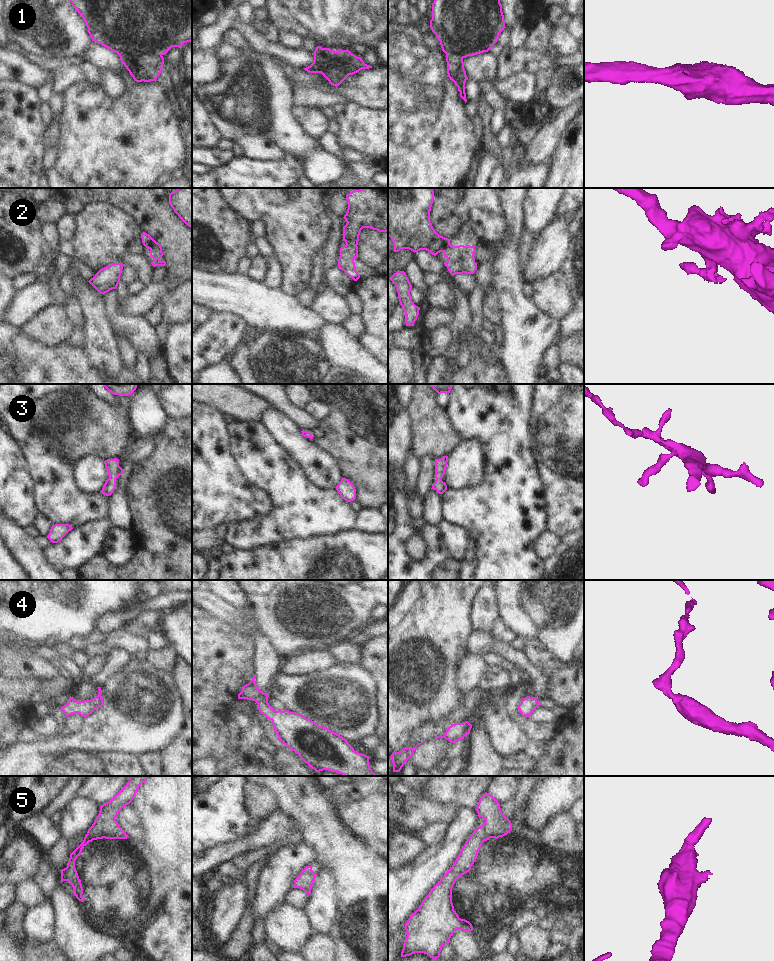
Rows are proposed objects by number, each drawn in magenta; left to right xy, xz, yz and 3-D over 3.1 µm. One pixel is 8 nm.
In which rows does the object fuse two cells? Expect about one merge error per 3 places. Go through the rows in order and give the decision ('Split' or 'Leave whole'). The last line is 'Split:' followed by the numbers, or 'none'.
1: Leave whole
2: Leave whole
3: Leave whole
4: Leave whole
5: Leave whole
Split: none.

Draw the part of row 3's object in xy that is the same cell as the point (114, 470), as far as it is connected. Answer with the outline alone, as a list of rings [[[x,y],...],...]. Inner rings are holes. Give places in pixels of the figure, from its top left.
[[[117,458],[107,459],[104,461],[105,467],[108,471],[109,478],[106,480],[102,490],[102,494],[109,496],[116,489],[116,479],[124,473],[123,469],[119,466]]]

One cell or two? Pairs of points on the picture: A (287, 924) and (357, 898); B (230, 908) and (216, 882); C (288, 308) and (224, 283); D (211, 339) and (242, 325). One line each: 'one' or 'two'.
A: two
B: two
C: one
D: one

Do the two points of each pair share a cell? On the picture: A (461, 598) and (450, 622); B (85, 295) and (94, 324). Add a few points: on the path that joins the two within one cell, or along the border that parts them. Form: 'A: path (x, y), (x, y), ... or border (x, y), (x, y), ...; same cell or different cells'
A: path (455, 604), (450, 609), (450, 616); same cell
B: path (92, 302), (94, 317); same cell

